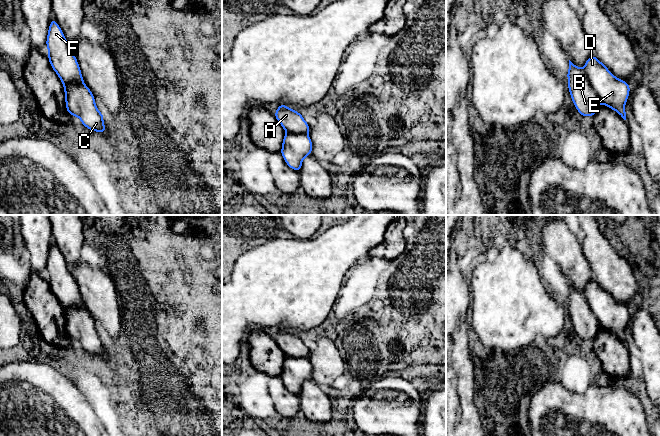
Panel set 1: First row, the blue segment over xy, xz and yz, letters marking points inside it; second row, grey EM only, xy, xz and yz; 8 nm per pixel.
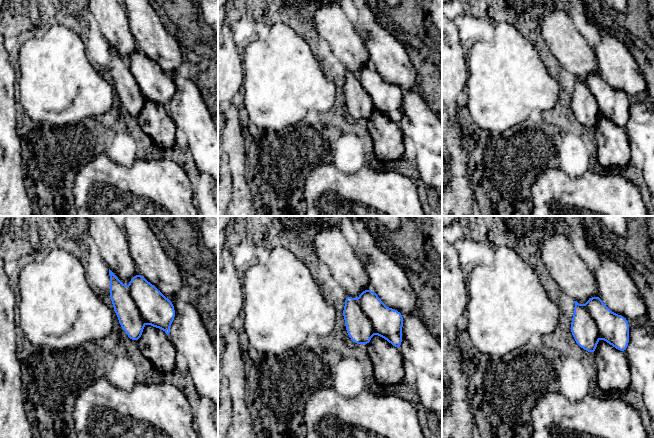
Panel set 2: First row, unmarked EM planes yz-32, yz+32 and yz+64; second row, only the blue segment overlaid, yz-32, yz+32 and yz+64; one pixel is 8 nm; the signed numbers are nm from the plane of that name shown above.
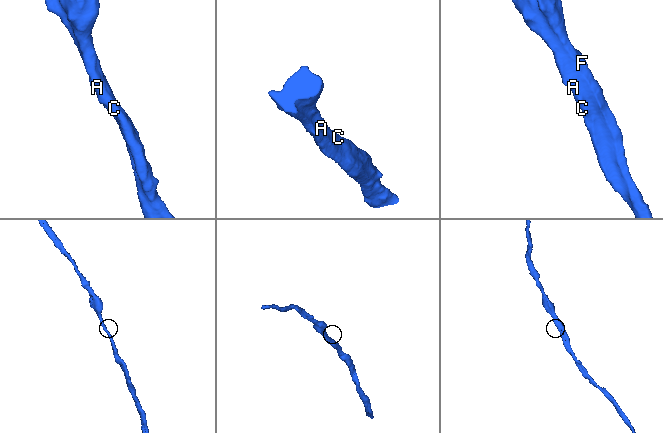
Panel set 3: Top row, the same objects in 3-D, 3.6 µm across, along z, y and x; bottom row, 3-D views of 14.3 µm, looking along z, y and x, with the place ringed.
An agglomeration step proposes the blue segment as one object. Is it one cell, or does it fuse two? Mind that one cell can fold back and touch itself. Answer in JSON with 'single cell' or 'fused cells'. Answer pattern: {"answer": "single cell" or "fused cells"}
{"answer": "single cell"}

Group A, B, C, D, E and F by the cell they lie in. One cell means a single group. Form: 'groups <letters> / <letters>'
groups A B C D E F

